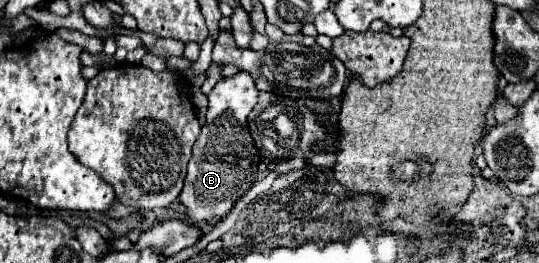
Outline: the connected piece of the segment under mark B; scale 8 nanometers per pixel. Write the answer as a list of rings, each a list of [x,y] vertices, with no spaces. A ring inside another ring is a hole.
[[[245,71],[237,73],[235,77],[223,79],[209,93],[207,123],[193,145],[185,185],[179,195],[179,203],[185,207],[185,213],[191,219],[191,223],[205,223],[215,227],[221,219],[225,219],[231,213],[233,205],[255,183],[259,169],[259,149],[255,147],[255,141],[249,135],[247,117],[257,105],[257,97],[259,91],[251,75]]]

